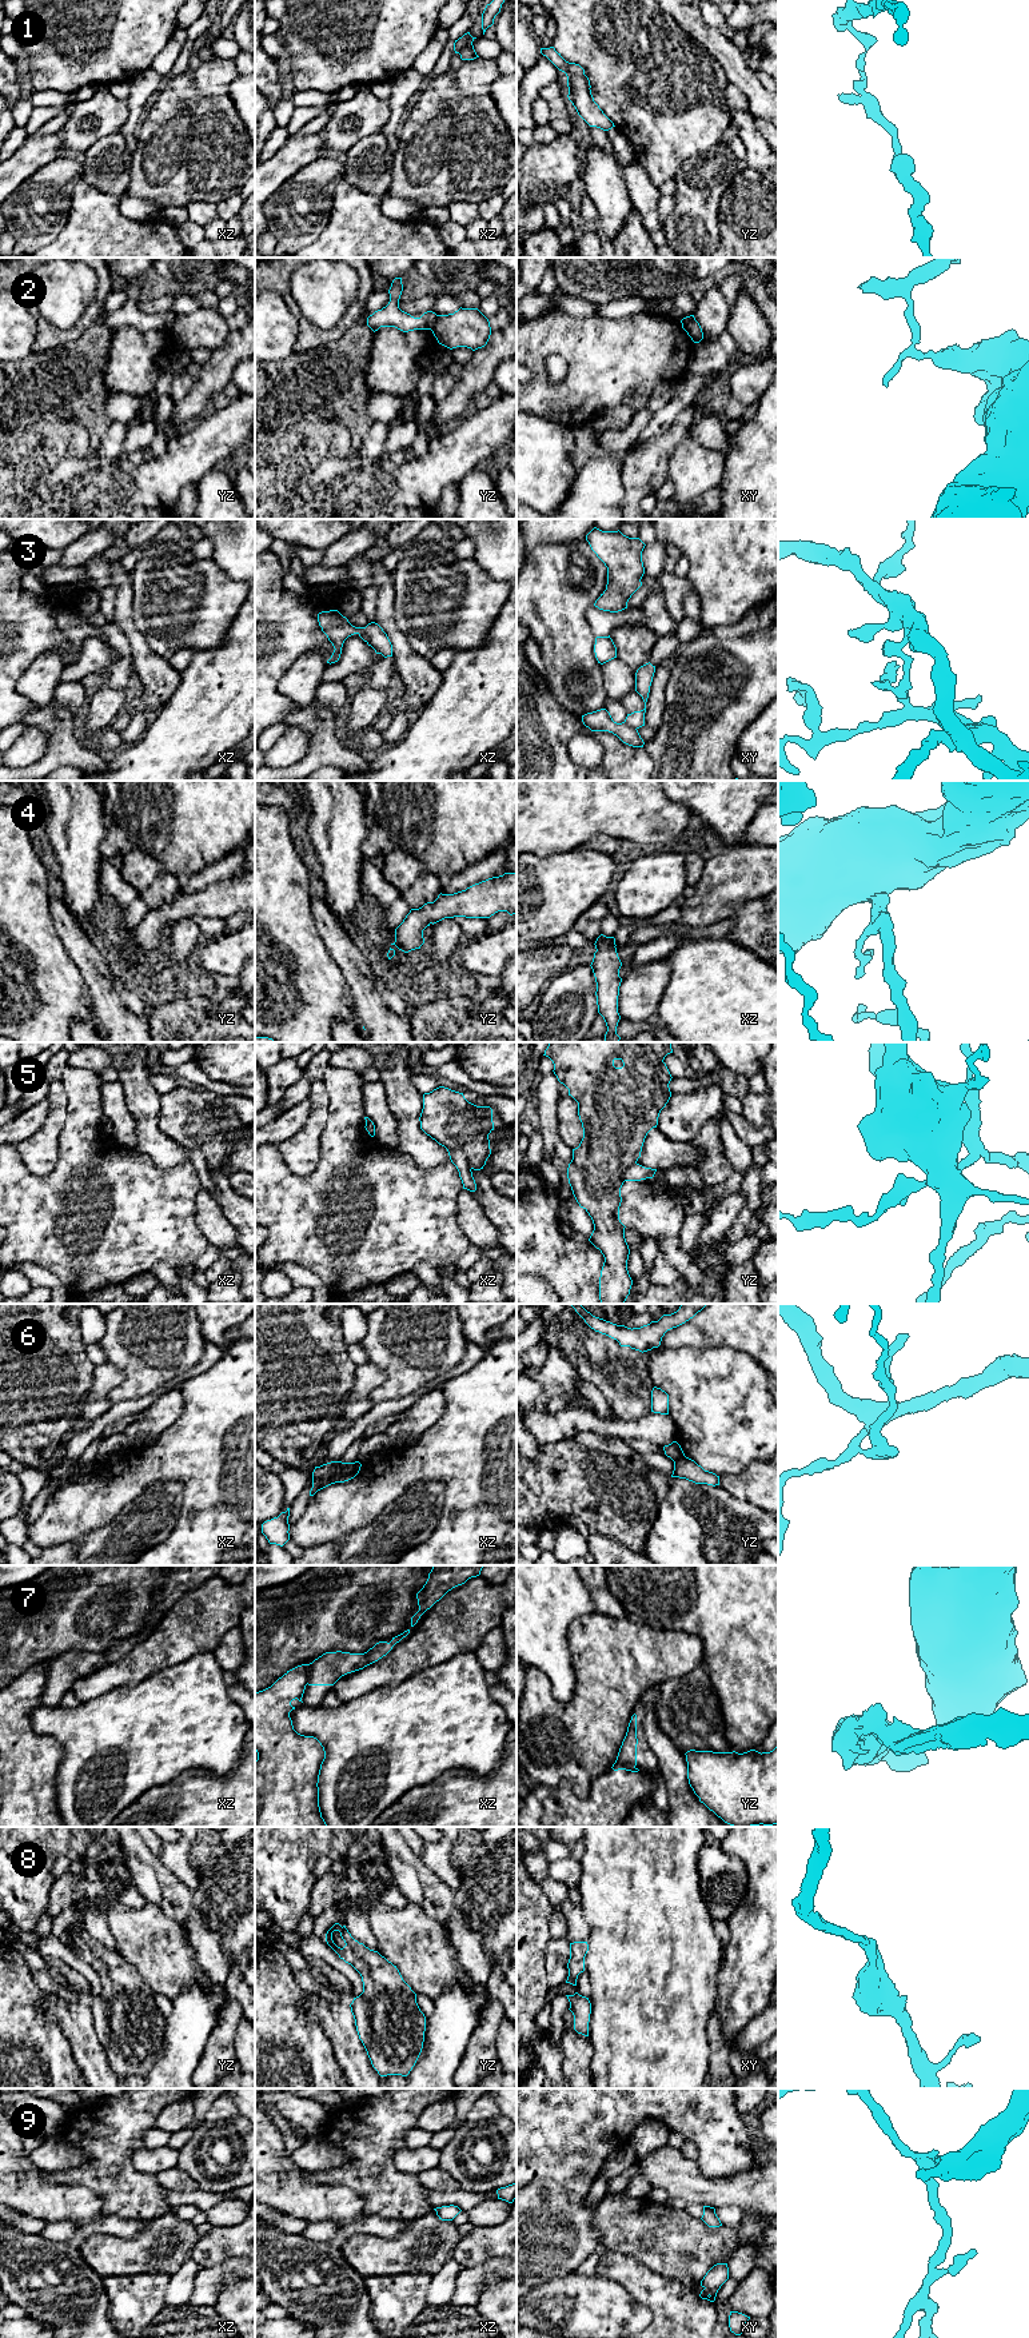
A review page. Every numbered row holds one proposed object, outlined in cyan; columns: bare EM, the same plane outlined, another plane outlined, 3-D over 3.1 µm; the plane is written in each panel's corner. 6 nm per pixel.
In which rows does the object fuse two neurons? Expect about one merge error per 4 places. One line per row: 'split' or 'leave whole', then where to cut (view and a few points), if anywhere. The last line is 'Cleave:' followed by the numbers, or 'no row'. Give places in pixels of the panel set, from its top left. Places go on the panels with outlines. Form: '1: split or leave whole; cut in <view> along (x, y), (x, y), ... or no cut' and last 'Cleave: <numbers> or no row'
1: split; cut in xz along (473, 38), (459, 54)
2: split; cut in yz along (438, 315), (430, 328)
3: split; cut in xz along (363, 627), (369, 642), (379, 653)
4: leave whole; no cut
5: split; cut in xz along (447, 1148), (458, 1148), (471, 1168)
6: split; cut in xz along (339, 1461), (324, 1476), (312, 1477)
7: split; cut in xz along (311, 1663), (306, 1683)
8: leave whole; no cut
9: leave whole; no cut
Cleave: 1, 2, 3, 5, 6, 7

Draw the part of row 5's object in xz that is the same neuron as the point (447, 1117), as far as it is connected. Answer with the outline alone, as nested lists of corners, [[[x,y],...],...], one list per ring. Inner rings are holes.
[[[439,1086],[423,1094],[423,1109],[419,1117],[420,1129],[446,1149],[462,1150],[468,1165],[480,1170],[491,1154],[488,1134],[494,1130],[492,1109],[468,1102],[463,1093]]]

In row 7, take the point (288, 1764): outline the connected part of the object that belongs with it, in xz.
[[[311,1663],[287,1671],[271,1687],[255,1693],[255,1827],[328,1827],[319,1807],[319,1775],[326,1759],[322,1743],[314,1736],[304,1736],[294,1729],[290,1712],[291,1701],[302,1701],[308,1683]],[[302,1701],[303,1703],[303,1701]]]

